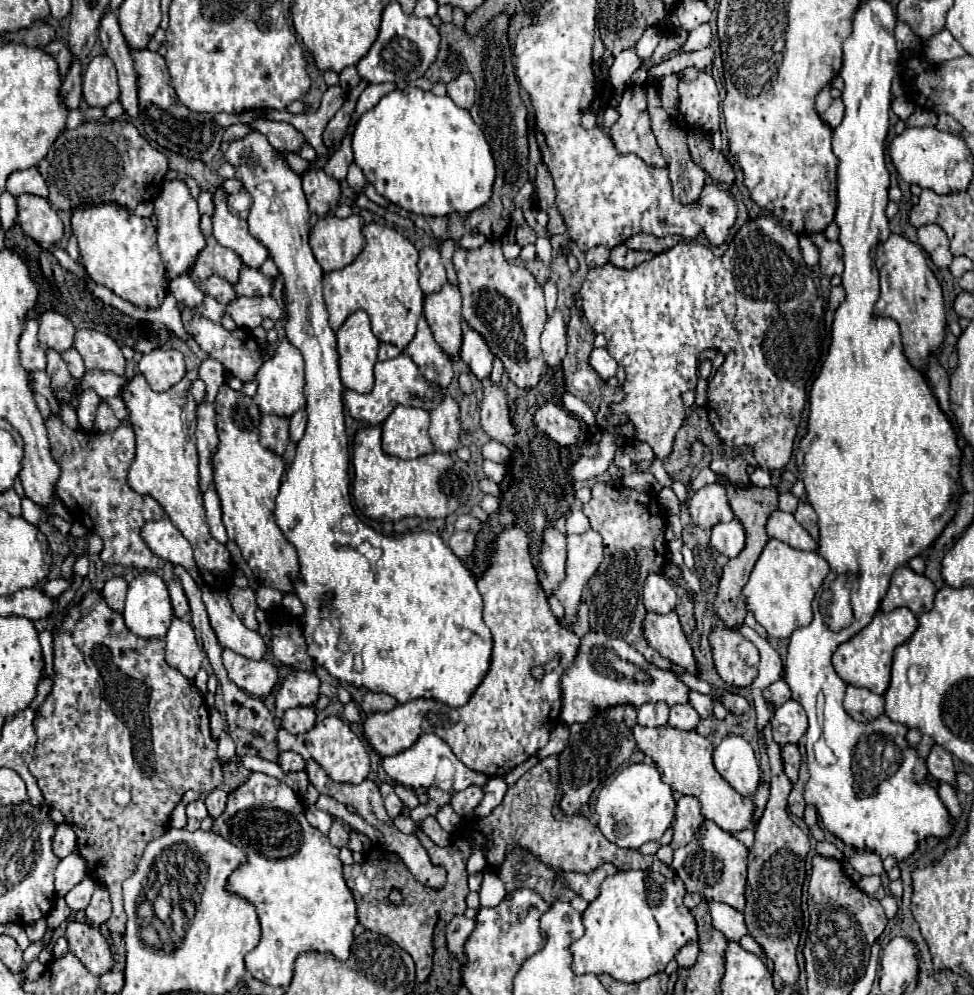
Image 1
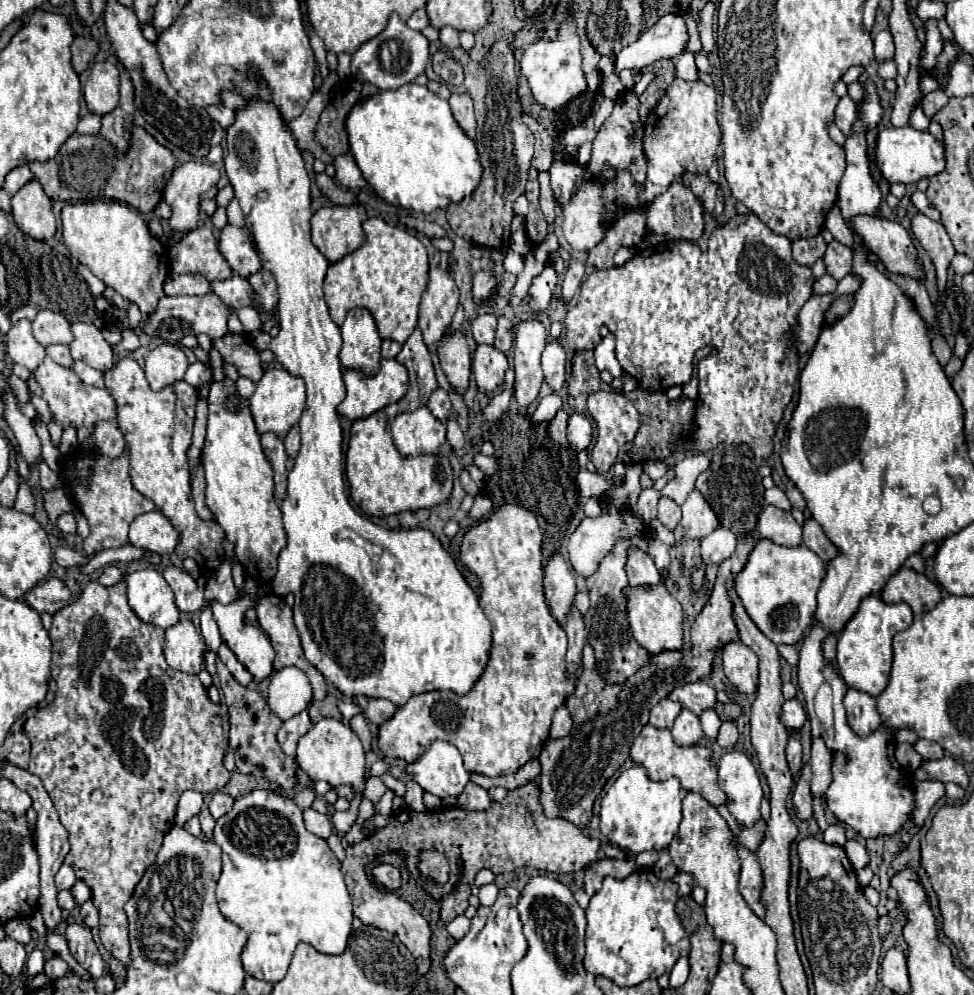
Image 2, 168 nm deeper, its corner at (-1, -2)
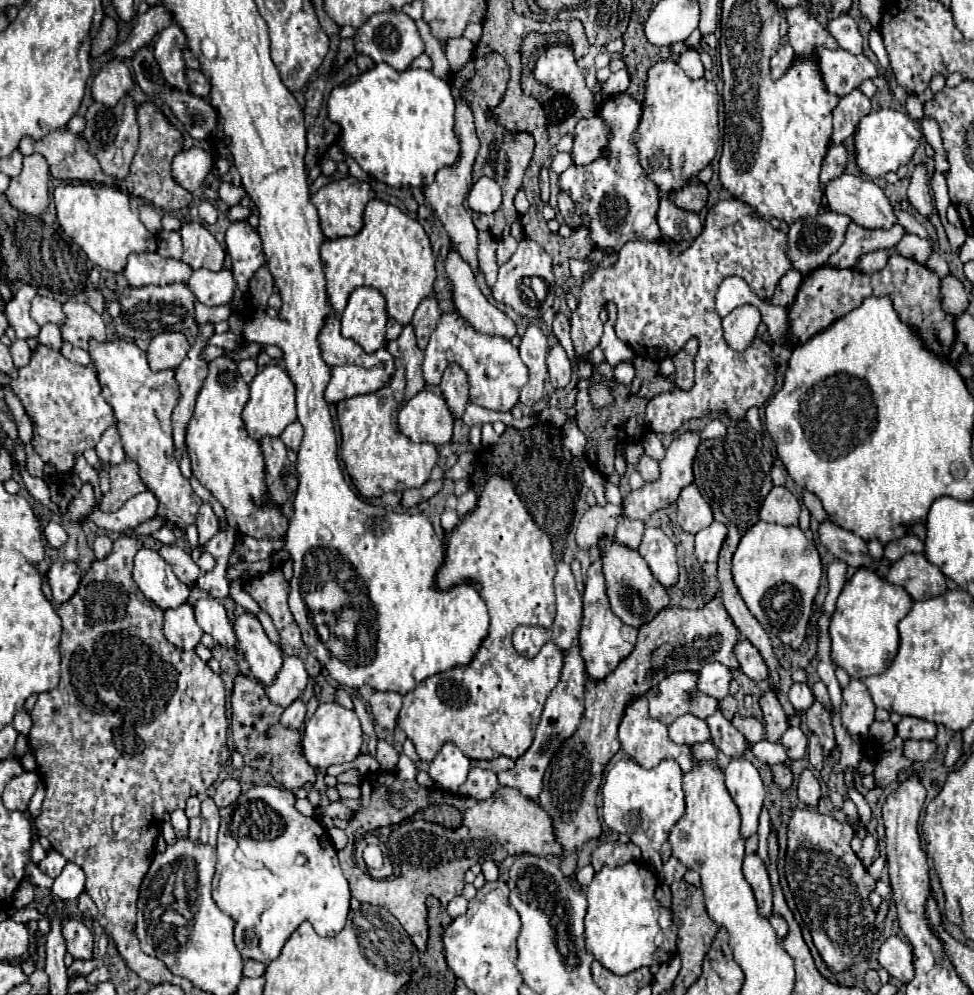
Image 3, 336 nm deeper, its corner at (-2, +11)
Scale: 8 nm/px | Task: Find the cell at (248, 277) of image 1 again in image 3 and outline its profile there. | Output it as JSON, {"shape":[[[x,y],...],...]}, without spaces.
{"shape":[[[196,269],[188,279],[188,287],[194,297],[204,305],[226,305],[236,289],[232,271],[222,269],[218,273],[208,269]]]}

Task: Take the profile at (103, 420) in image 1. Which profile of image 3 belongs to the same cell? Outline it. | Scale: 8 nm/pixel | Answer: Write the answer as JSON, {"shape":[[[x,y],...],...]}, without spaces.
{"shape":[[[116,425],[106,429],[106,433],[102,435],[102,439],[96,445],[96,455],[106,465],[120,465],[120,463],[126,461],[122,439],[120,439],[120,433],[118,433]]]}

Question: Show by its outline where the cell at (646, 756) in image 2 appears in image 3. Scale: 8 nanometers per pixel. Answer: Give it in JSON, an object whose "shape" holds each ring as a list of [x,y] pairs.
{"shape":[[[634,697],[626,709],[624,709],[624,715],[622,715],[622,721],[620,721],[620,727],[618,727],[618,739],[620,739],[620,749],[630,757],[634,759],[638,765],[646,767],[646,769],[652,769],[656,767],[662,759],[674,759],[684,773],[688,773],[692,767],[694,767],[694,757],[692,757],[692,751],[690,747],[686,745],[676,745],[668,739],[668,729],[666,725],[662,725],[660,721],[650,721],[650,713],[648,713],[648,701],[646,697]]]}

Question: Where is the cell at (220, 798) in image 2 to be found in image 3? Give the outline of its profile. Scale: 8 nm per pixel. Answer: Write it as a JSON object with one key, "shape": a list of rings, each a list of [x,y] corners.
{"shape":[[[224,779],[214,791],[212,791],[212,799],[216,801],[216,807],[222,809],[230,803],[234,803],[240,795],[240,783],[236,779]]]}

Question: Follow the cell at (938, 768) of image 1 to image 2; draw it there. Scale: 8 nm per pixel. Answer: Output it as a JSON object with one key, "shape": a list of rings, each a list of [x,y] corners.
{"shape":[[[919,740],[915,744],[915,750],[921,754],[923,760],[941,760],[945,756],[945,750],[939,744],[929,742],[929,740]]]}

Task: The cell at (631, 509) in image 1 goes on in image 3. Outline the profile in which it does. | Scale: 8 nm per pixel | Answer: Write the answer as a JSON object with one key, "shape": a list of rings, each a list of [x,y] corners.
{"shape":[[[598,557],[592,567],[588,569],[586,589],[584,589],[584,619],[582,619],[582,631],[580,631],[580,655],[584,659],[586,675],[592,681],[602,681],[610,671],[616,669],[616,665],[630,655],[630,649],[634,649],[634,637],[636,629],[622,625],[618,617],[610,611],[610,603],[606,601],[606,585],[602,581],[602,559]]]}

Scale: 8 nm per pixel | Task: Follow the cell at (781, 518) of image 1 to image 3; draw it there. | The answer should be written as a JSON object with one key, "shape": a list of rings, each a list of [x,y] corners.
{"shape":[[[772,487],[768,497],[764,499],[758,517],[766,523],[778,525],[798,525],[800,517],[800,503],[794,493],[786,487]]]}

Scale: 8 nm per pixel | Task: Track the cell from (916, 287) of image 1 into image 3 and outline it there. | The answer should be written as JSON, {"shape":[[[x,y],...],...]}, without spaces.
{"shape":[[[842,173],[842,175],[834,177],[832,181],[828,181],[824,195],[826,195],[828,207],[832,211],[848,215],[854,223],[858,223],[866,229],[888,229],[890,225],[896,223],[896,217],[892,213],[892,205],[888,201],[888,197],[884,195],[884,191],[876,183],[872,183],[870,179],[864,179],[860,175]]]}

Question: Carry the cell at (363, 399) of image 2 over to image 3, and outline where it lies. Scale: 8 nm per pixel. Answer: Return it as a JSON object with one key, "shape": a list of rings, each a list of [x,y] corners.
{"shape":[[[330,315],[324,321],[324,327],[318,335],[318,343],[322,349],[322,357],[326,361],[326,365],[332,371],[332,379],[326,387],[324,399],[328,403],[338,403],[342,399],[350,399],[354,395],[362,395],[362,393],[374,393],[378,389],[384,387],[384,383],[392,377],[394,373],[394,359],[386,349],[380,349],[372,355],[366,355],[364,349],[354,341],[354,339],[346,339],[340,333],[340,317],[338,315]]]}

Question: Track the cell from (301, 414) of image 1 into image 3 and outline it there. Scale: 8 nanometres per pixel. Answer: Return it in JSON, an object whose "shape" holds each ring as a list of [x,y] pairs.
{"shape":[[[298,421],[290,423],[290,425],[288,425],[288,427],[282,431],[280,439],[284,441],[284,445],[286,445],[288,449],[292,449],[292,451],[298,451],[298,447],[300,447],[300,441],[302,441],[302,425],[300,425]]]}

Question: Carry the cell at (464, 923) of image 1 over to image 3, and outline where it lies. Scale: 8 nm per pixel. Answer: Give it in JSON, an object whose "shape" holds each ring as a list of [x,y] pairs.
{"shape":[[[456,895],[450,903],[448,903],[448,915],[450,917],[458,917],[462,913],[466,913],[468,909],[468,901],[462,897],[462,895]]]}

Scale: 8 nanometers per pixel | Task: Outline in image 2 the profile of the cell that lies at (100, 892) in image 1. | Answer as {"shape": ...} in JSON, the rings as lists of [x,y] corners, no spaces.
{"shape":[[[91,900],[83,902],[81,918],[83,918],[85,926],[89,926],[89,928],[97,928],[99,926],[99,910],[97,910],[97,906]]]}

